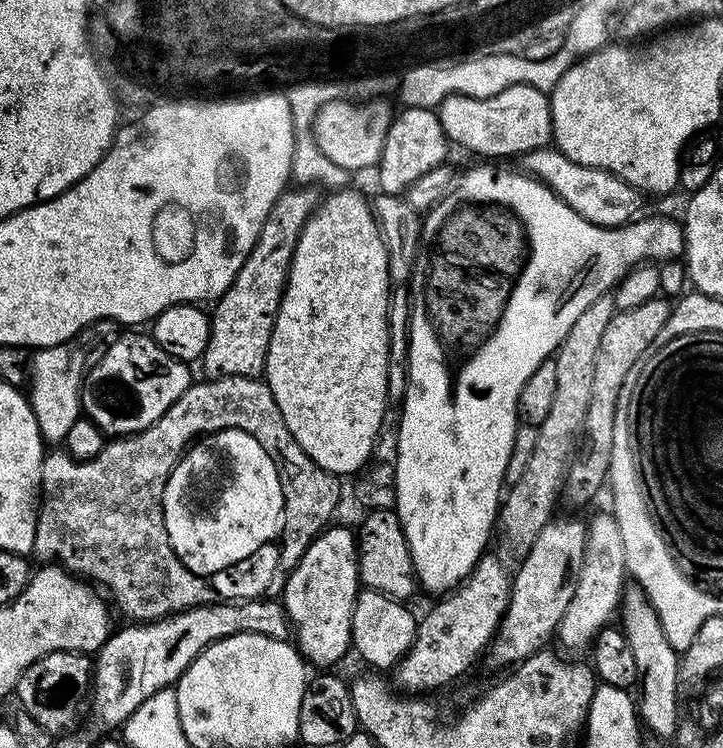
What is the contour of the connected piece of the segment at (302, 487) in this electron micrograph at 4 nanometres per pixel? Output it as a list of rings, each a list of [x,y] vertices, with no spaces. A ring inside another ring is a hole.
[[[222,376],[219,380],[205,379],[203,383],[193,383],[192,387],[186,390],[186,394],[182,394],[182,398],[178,398],[178,402],[174,402],[174,406],[170,406],[170,410],[166,410],[166,414],[162,414],[158,422],[154,422],[154,426],[136,432],[133,436],[116,438],[105,443],[104,449],[93,460],[76,460],[66,450],[49,451],[44,458],[40,471],[42,499],[38,504],[32,547],[34,556],[37,556],[40,562],[58,562],[65,572],[71,572],[73,576],[99,586],[105,593],[112,592],[121,614],[128,622],[164,620],[167,616],[191,608],[200,608],[217,599],[215,590],[205,577],[186,574],[183,562],[171,548],[164,521],[166,482],[194,438],[203,438],[227,428],[238,428],[256,438],[266,450],[266,454],[276,463],[284,499],[284,518],[279,530],[278,545],[280,562],[285,569],[295,568],[322,528],[318,516],[312,516],[312,508],[322,508],[324,502],[320,502],[320,496],[328,500],[328,496],[332,494],[328,488],[328,480],[333,475],[322,470],[322,466],[315,464],[304,453],[302,446],[298,446],[298,442],[284,424],[282,414],[274,402],[274,394],[270,394],[267,383],[251,376]]]

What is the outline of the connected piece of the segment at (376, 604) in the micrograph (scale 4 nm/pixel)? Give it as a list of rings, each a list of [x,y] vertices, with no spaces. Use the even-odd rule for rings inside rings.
[[[369,588],[357,592],[354,614],[350,622],[352,631],[352,648],[366,663],[369,669],[385,668],[391,670],[400,663],[402,657],[410,650],[416,637],[417,617],[412,617],[407,603],[390,598],[381,592]]]

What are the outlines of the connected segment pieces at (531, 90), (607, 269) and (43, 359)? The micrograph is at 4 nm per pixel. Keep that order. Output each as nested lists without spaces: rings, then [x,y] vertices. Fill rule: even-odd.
[[[525,84],[507,87],[498,95],[484,99],[468,95],[448,95],[440,103],[436,113],[443,132],[453,145],[458,144],[462,148],[476,152],[480,155],[477,157],[486,160],[494,160],[494,157],[500,156],[523,156],[535,149],[545,148],[553,141],[551,99],[547,93]]]
[[[476,162],[473,168],[468,168],[464,173],[459,173],[458,179],[453,183],[452,189],[436,203],[431,210],[423,217],[420,226],[420,251],[416,254],[416,263],[412,266],[412,275],[410,277],[410,307],[411,312],[408,318],[408,385],[405,390],[405,396],[402,401],[402,409],[400,412],[400,433],[396,436],[396,460],[394,459],[394,467],[396,470],[396,507],[394,509],[400,515],[402,522],[402,530],[406,534],[406,542],[410,546],[410,558],[412,565],[416,571],[416,578],[421,589],[424,588],[428,592],[440,592],[436,594],[447,594],[452,589],[459,586],[461,580],[470,575],[472,569],[476,567],[476,563],[481,556],[485,555],[488,544],[488,535],[490,537],[494,532],[494,525],[497,523],[498,509],[502,503],[502,489],[505,487],[504,475],[506,474],[507,463],[510,462],[512,447],[515,445],[515,436],[518,427],[518,409],[520,407],[520,391],[522,386],[526,386],[526,378],[530,378],[530,374],[534,374],[534,370],[538,370],[538,366],[542,366],[542,362],[549,359],[555,353],[556,349],[566,338],[566,334],[570,330],[570,326],[574,326],[574,321],[578,319],[578,314],[582,314],[582,310],[586,310],[586,306],[590,306],[590,302],[594,302],[594,298],[609,295],[620,283],[621,278],[626,275],[628,269],[645,262],[663,262],[666,260],[675,260],[684,255],[684,226],[679,219],[671,220],[668,216],[648,216],[645,220],[637,219],[635,222],[629,222],[619,228],[600,228],[597,224],[591,224],[589,220],[584,220],[574,210],[570,210],[570,206],[566,206],[566,202],[562,202],[562,198],[558,198],[545,184],[541,184],[539,180],[525,174],[523,171],[507,172],[506,169],[500,168],[495,172],[491,168],[493,166],[488,162]]]
[[[77,339],[37,349],[29,361],[29,404],[34,410],[40,435],[45,443],[63,443],[67,431],[81,419],[80,387],[88,369],[86,350]]]

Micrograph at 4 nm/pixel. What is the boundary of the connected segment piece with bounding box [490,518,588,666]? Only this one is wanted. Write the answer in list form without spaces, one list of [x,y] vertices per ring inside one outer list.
[[[553,518],[538,534],[532,545],[528,548],[528,553],[518,564],[512,578],[512,593],[510,602],[504,611],[502,622],[498,626],[496,636],[492,639],[490,645],[490,657],[496,664],[508,664],[515,666],[522,663],[523,660],[529,660],[536,652],[545,647],[548,639],[557,635],[557,628],[566,614],[567,607],[570,606],[574,598],[577,577],[570,574],[568,576],[568,567],[579,565],[583,558],[583,550],[586,546],[588,529],[585,521],[582,520],[559,520]]]

